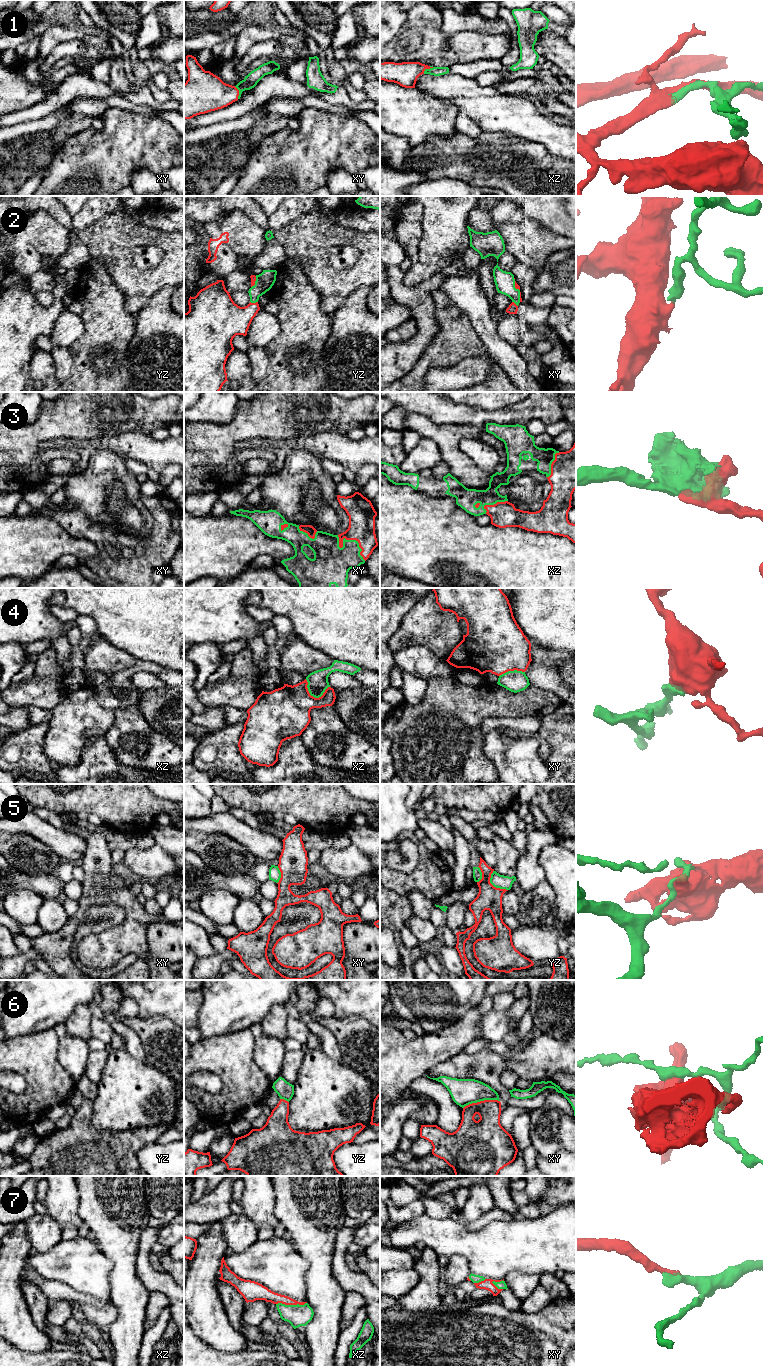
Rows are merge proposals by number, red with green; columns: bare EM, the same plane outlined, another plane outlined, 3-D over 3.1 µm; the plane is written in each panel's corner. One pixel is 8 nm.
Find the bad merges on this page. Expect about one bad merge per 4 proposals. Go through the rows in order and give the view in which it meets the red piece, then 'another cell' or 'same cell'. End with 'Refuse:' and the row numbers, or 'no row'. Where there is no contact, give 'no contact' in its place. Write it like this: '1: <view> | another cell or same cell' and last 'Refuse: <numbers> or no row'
1: xz | same cell
2: yz | same cell
3: xy | same cell
4: xz | another cell
5: yz | another cell
6: xy | another cell
7: xz | same cell
Refuse: 4, 5, 6

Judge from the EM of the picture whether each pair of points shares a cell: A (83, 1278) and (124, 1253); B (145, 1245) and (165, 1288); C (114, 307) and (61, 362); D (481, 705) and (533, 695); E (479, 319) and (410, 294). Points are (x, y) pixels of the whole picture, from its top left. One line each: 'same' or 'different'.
A: different
B: same
C: different
D: same
E: different

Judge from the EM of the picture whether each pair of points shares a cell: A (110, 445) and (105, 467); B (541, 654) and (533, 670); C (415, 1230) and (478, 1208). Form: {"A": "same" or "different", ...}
{"A": "different", "B": "different", "C": "different"}

